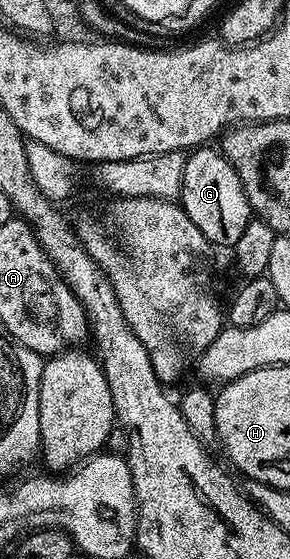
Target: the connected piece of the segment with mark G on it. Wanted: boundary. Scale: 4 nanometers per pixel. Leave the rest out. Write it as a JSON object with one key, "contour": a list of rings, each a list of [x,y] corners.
{"contour":[[[196,148],[188,154],[178,201],[190,216],[190,220],[198,224],[202,236],[206,236],[206,240],[216,248],[235,247],[248,219],[253,217],[246,192],[238,180],[238,172],[234,172],[232,165],[216,148]]]}

